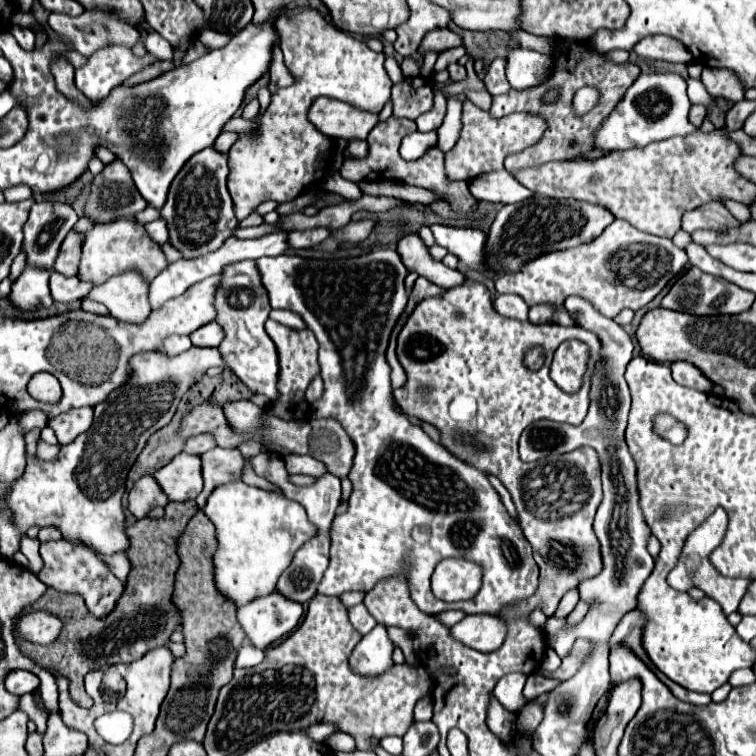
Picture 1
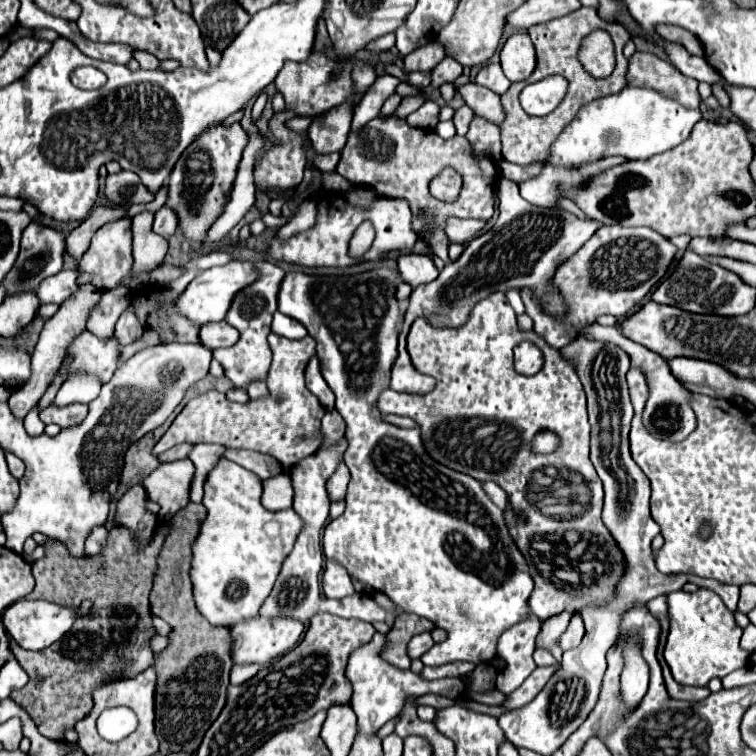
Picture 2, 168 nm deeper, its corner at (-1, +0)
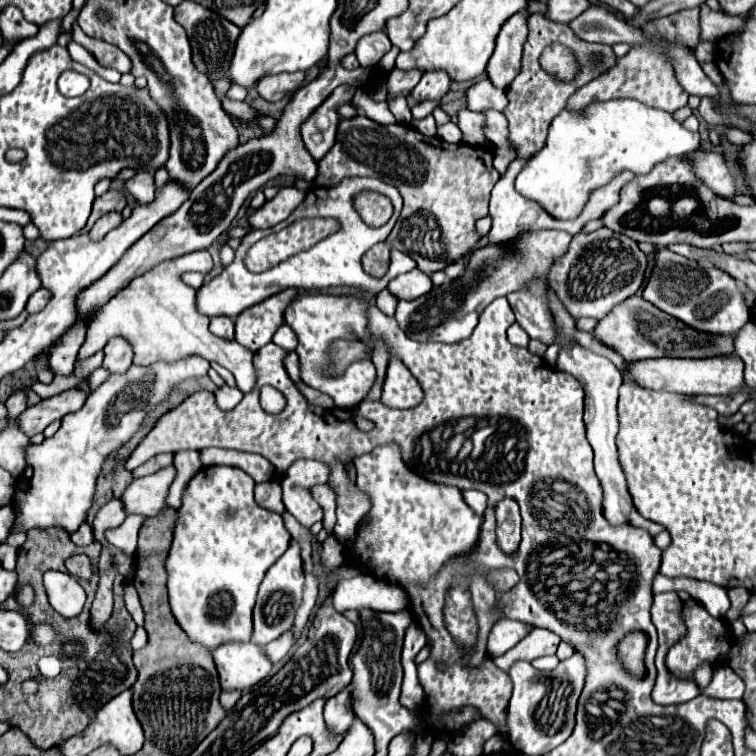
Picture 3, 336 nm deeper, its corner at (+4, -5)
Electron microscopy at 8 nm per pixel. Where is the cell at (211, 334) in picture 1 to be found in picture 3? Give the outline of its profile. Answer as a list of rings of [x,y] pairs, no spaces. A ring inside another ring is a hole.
[[[212,317],[210,321],[210,331],[218,337],[224,337],[224,339],[234,339],[234,319],[232,317]]]

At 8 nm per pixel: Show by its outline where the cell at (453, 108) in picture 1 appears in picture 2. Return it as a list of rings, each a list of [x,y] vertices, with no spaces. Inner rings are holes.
[[[461,106],[459,110],[455,110],[455,116],[453,116],[453,124],[457,128],[457,134],[459,136],[465,136],[467,134],[467,128],[469,128],[469,122],[473,118],[473,110],[469,106]]]

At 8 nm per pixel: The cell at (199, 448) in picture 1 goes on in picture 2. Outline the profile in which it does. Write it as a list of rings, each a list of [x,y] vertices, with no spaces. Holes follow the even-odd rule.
[[[185,442],[185,444],[177,444],[177,446],[173,446],[171,450],[167,450],[167,452],[159,454],[159,460],[161,460],[161,462],[181,460],[181,458],[187,458],[191,450],[193,450],[193,444],[187,444],[187,442]]]

